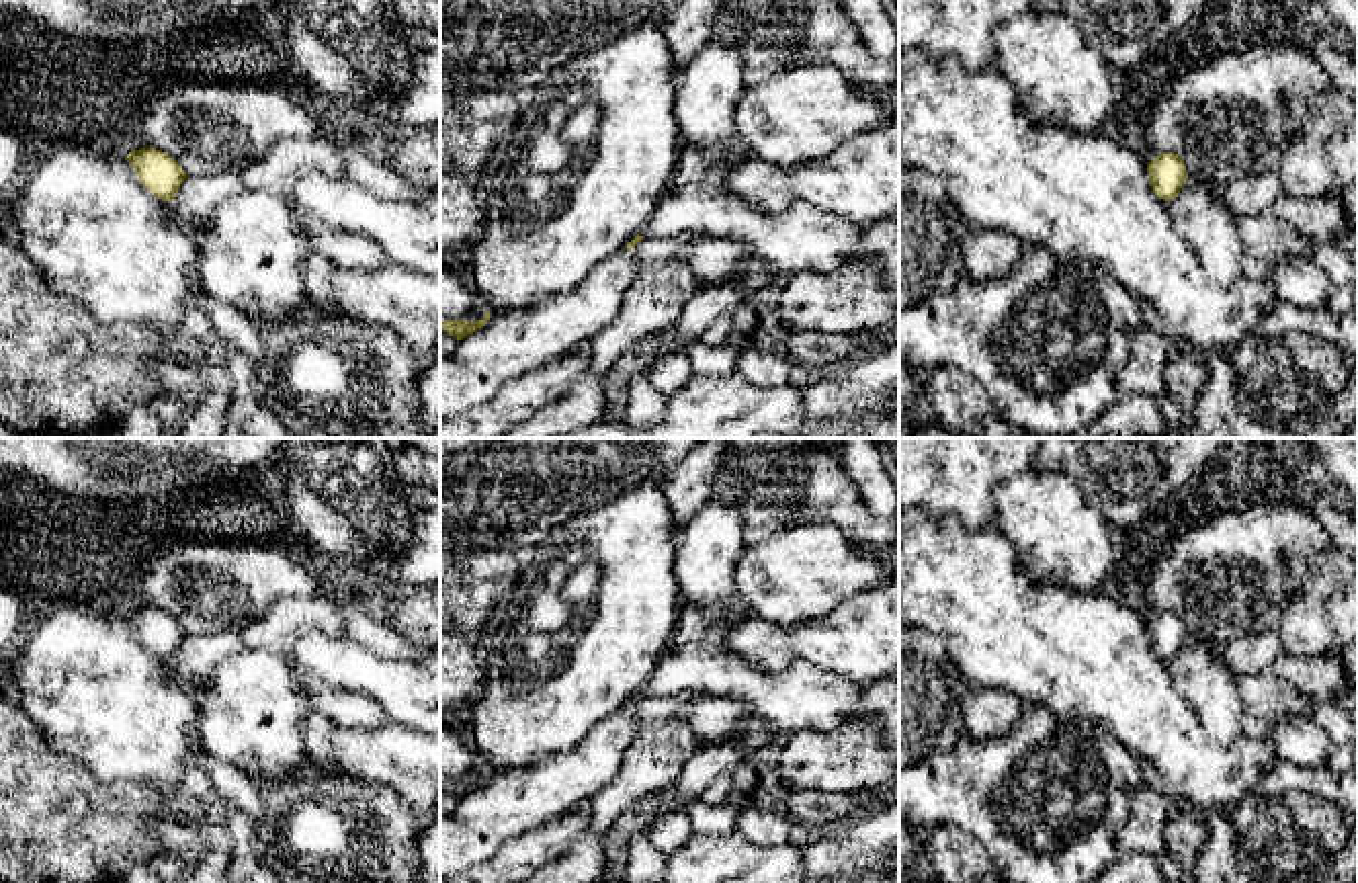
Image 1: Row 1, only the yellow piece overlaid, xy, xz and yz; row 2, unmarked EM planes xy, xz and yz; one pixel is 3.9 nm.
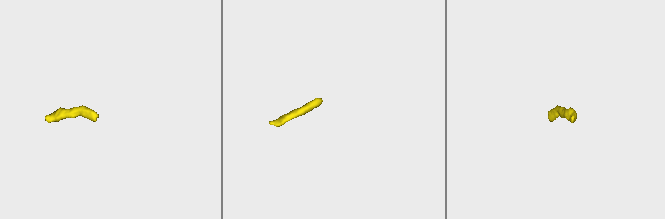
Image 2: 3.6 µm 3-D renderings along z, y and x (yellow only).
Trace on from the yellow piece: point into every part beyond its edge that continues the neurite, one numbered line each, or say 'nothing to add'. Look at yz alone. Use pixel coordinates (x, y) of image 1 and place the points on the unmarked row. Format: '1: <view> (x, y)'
nothing to add

